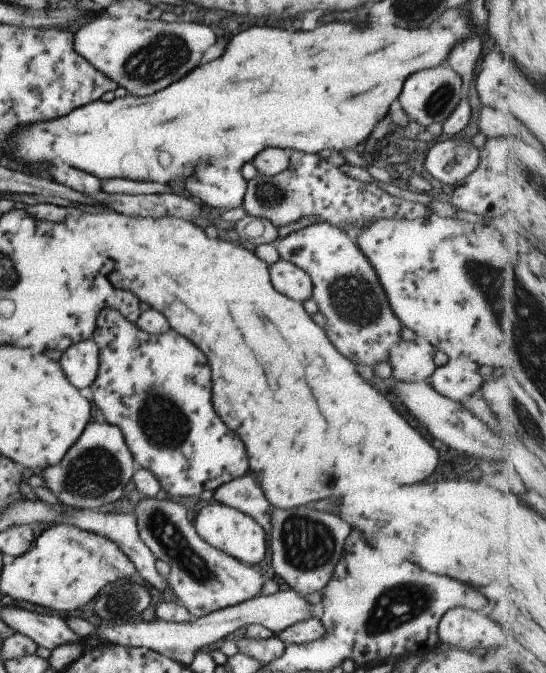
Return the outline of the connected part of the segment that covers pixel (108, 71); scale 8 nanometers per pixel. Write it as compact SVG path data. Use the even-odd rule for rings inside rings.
M101 16L84 23L74 34L74 48L96 70L115 80L132 94L148 96L154 90L164 90L168 84L182 80L190 70L194 70L206 50L216 42L214 32L208 26L194 22L162 22Z

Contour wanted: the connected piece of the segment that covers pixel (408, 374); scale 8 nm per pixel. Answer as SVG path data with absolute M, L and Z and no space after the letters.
M424 341L398 342L394 352L390 354L391 368L394 378L402 382L429 382L431 374L436 370L434 356Z

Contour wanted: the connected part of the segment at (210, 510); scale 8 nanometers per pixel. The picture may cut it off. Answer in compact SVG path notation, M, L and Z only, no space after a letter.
M218 501L204 503L195 519L195 529L198 536L214 546L216 550L236 558L250 566L258 566L264 560L268 546L266 546L266 533L264 528L248 514L240 512L231 506L220 504Z

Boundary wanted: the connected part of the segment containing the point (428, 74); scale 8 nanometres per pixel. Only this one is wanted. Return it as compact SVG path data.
M438 66L432 70L422 70L422 72L412 74L404 82L404 88L402 88L398 100L412 121L422 127L427 127L432 126L432 124L443 124L456 110L462 96L462 78L456 74L456 70L452 70L448 66Z

